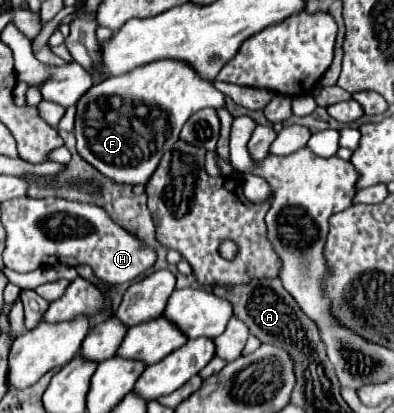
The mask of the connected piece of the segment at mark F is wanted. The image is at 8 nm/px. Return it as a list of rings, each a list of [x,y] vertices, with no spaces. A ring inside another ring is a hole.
[[[153,61],[139,69],[133,69],[117,79],[103,79],[93,85],[79,101],[77,101],[77,117],[75,117],[75,137],[79,155],[97,167],[103,175],[129,185],[145,185],[147,179],[159,165],[161,155],[173,147],[179,139],[179,131],[183,123],[205,107],[225,107],[225,95],[217,91],[209,81],[201,79],[187,63],[181,61]]]

